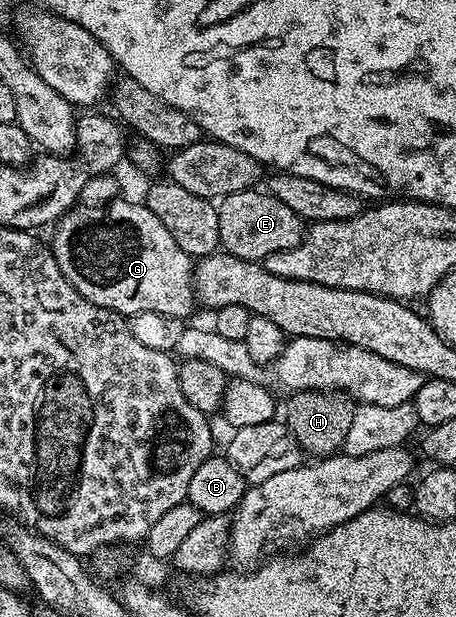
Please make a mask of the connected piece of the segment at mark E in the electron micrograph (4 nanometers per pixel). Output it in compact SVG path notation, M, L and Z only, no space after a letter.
M265 190L237 192L223 196L217 205L220 218L220 248L241 260L265 262L268 254L296 246L304 235L304 222L284 202Z

